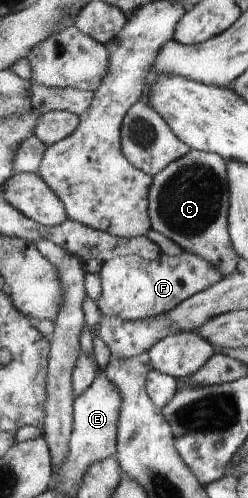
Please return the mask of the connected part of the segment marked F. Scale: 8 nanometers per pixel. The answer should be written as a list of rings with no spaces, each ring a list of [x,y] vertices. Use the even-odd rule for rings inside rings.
[[[184,251],[181,255],[169,257],[161,254],[159,259],[149,261],[139,256],[121,256],[102,264],[100,271],[102,281],[102,295],[95,303],[101,314],[105,317],[119,317],[125,321],[139,321],[159,317],[169,313],[172,309],[179,307],[190,297],[209,289],[212,285],[219,283],[223,275],[219,269],[215,269],[211,263],[207,263],[203,257]]]

